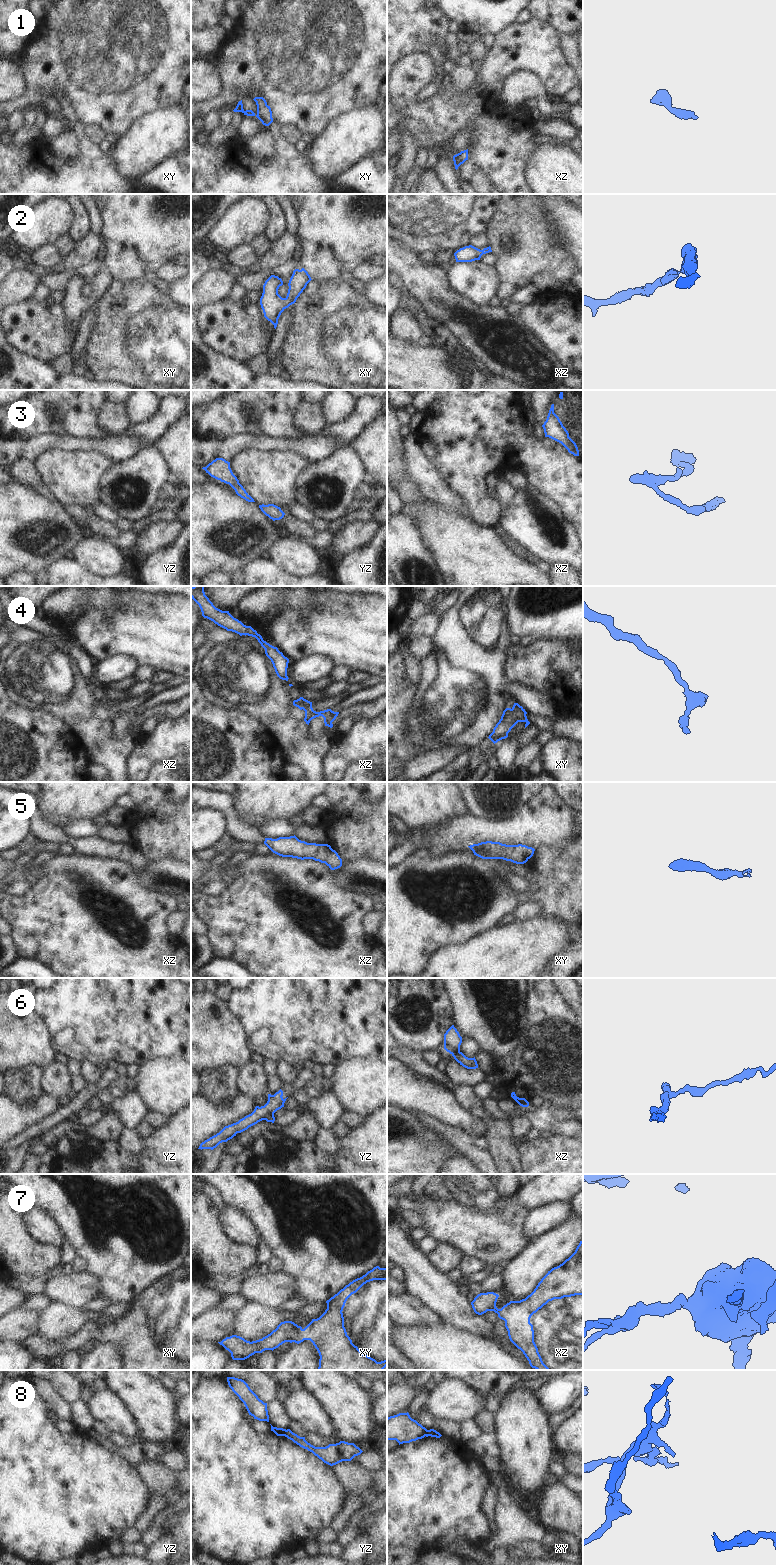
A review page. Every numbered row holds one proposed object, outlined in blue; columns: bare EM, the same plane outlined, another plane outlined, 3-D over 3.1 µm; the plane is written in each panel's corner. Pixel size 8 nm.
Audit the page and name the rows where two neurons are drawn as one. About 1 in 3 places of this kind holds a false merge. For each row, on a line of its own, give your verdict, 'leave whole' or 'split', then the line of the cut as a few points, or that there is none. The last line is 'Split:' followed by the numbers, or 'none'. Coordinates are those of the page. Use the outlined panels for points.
1: leave whole | no cut
2: leave whole | no cut
3: leave whole | no cut
4: leave whole | no cut
5: leave whole | no cut
6: split | yz (273, 1113), (270, 1113), (264, 1119)
7: leave whole | no cut
8: split | yz (286, 1430), (284, 1435)
Split: 6, 8

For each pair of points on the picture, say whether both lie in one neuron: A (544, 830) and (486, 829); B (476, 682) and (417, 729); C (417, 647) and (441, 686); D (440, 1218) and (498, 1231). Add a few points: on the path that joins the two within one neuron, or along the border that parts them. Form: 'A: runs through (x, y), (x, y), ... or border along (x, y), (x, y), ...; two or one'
A: runs through (530, 830), (500, 830); one
B: runs through (461, 697), (432, 725); one
C: border along (430, 637), (434, 651); two
D: runs through (454, 1223), (471, 1231), (484, 1231); one

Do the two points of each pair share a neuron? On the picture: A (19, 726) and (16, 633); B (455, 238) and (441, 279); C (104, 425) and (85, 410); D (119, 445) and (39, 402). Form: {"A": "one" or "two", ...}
{"A": "two", "B": "two", "C": "two", "D": "two"}

